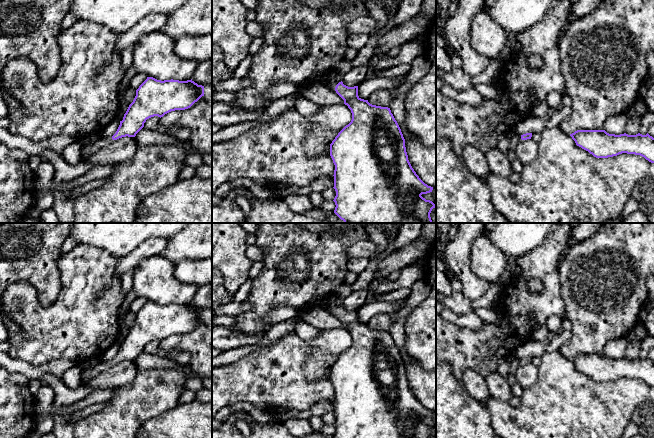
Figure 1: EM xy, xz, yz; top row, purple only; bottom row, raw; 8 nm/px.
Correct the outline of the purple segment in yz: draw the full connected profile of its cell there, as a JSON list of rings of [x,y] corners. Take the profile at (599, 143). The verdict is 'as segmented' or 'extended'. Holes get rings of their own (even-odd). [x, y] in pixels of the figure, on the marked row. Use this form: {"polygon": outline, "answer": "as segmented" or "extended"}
{"polygon": [[[577,130],[570,134],[576,145],[596,158],[608,158],[622,153],[635,154],[654,163],[654,138],[642,135],[615,135],[605,130]]], "answer": "as segmented"}

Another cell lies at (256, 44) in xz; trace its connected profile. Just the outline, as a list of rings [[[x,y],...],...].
[[[262,37],[253,38],[253,40],[250,44],[250,47],[249,47],[249,54],[251,56],[256,55],[260,51],[262,45],[263,45],[263,38]]]

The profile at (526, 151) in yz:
[[[532,139],[519,141],[515,149],[516,157],[523,165],[530,164],[535,160],[538,154],[538,144]]]

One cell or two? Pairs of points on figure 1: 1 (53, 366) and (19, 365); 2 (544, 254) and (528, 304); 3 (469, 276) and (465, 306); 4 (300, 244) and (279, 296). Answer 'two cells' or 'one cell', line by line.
1: one cell
2: one cell
3: two cells
4: one cell

